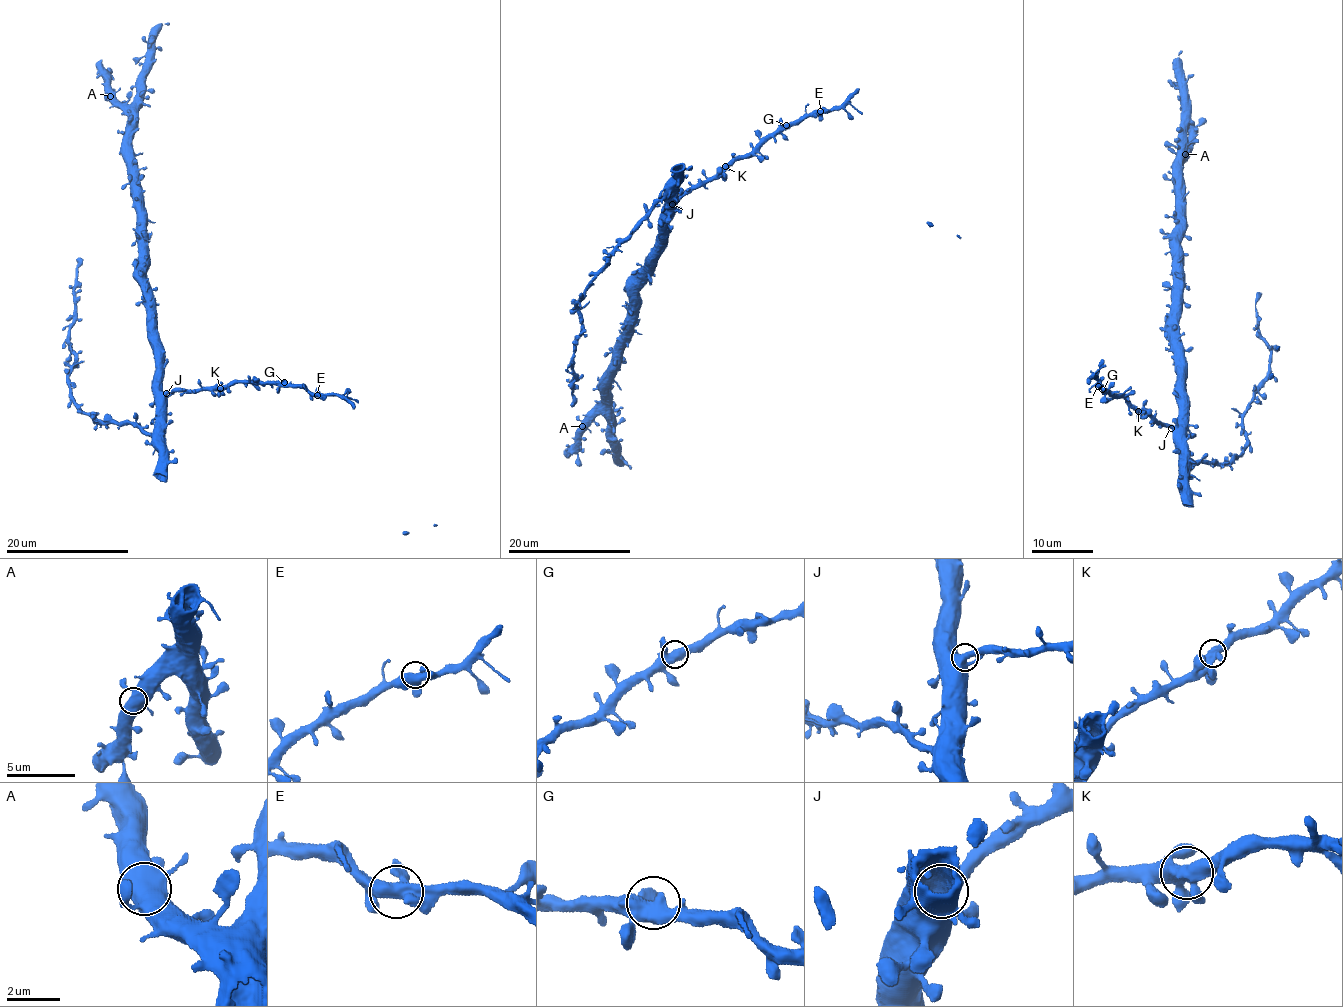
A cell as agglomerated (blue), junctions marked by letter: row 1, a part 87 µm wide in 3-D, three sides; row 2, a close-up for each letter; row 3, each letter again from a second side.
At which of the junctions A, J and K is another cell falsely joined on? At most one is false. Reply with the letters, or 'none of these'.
none of these

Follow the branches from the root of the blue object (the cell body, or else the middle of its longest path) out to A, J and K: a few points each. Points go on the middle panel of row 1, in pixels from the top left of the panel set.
A: (663, 223), (655, 247), (645, 261), (620, 352), (613, 356), (606, 372), (601, 408), (582, 426)
J: (663, 223), (664, 214), (672, 204)
K: (663, 223), (665, 214), (683, 195), (710, 182), (724, 166)

